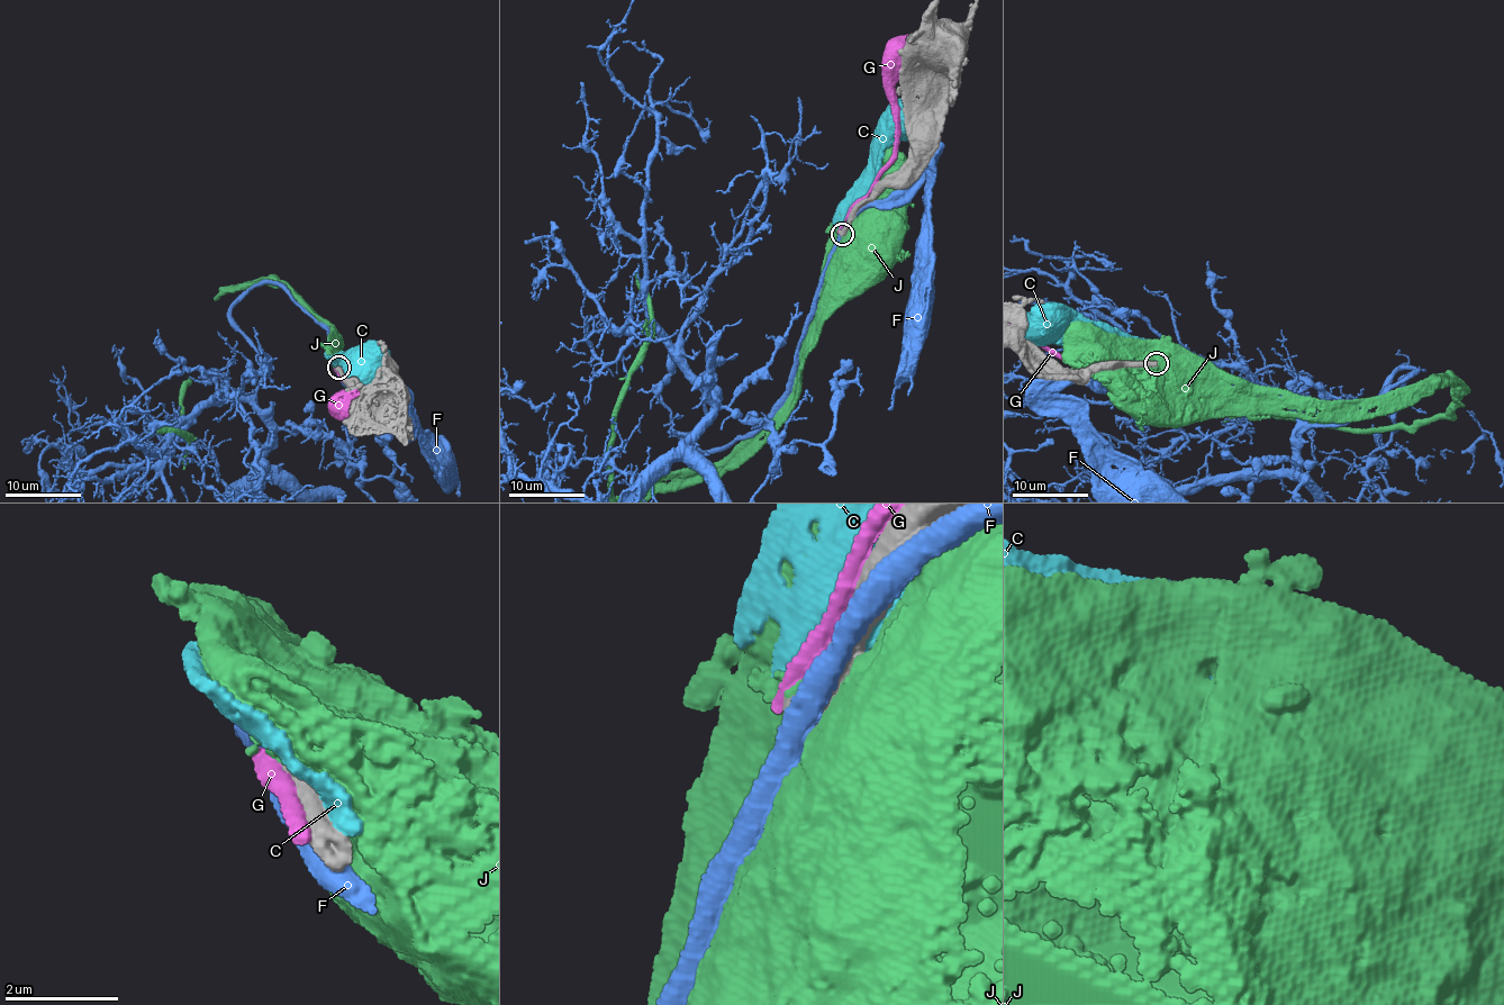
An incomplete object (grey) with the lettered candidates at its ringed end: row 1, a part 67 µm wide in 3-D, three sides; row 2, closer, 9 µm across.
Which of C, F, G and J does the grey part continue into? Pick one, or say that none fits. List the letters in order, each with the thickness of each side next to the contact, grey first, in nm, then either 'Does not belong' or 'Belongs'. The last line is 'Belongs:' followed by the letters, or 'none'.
C: Thickness 480 nm (grey) against 550 nm. Does not belong
F: Thickness 480 nm (grey) against 420 nm. Does not belong
G: Thickness 480 nm (grey) against 280 nm. Does not belong
J: Thickness 700 nm (grey) against 190 nm. Does not belong
Belongs: none

